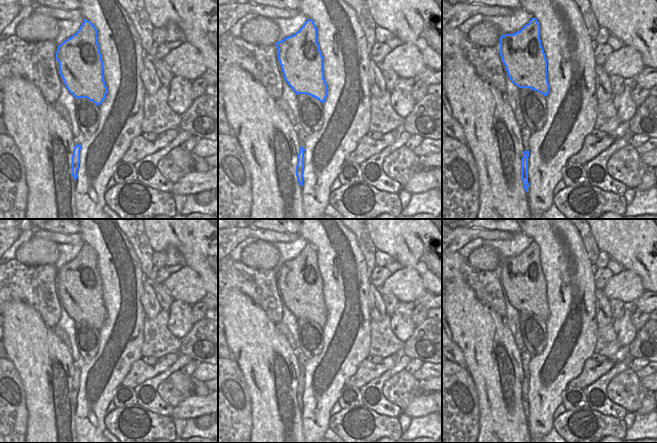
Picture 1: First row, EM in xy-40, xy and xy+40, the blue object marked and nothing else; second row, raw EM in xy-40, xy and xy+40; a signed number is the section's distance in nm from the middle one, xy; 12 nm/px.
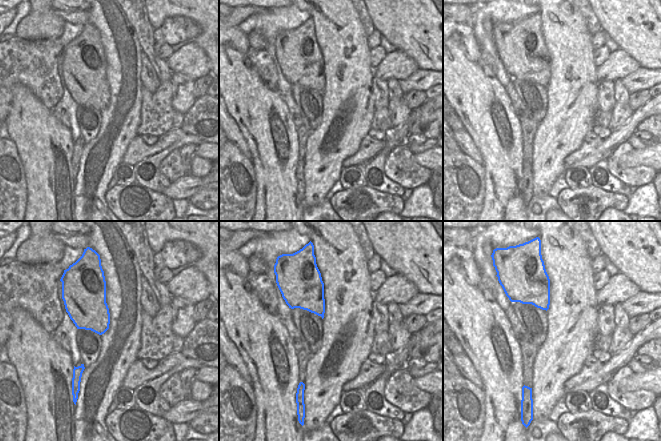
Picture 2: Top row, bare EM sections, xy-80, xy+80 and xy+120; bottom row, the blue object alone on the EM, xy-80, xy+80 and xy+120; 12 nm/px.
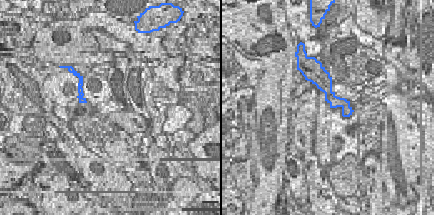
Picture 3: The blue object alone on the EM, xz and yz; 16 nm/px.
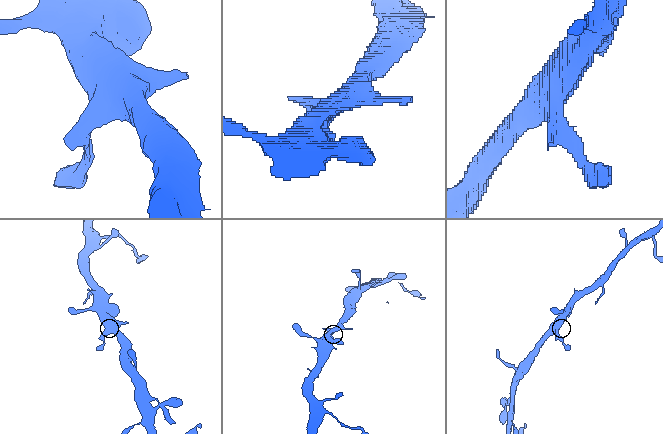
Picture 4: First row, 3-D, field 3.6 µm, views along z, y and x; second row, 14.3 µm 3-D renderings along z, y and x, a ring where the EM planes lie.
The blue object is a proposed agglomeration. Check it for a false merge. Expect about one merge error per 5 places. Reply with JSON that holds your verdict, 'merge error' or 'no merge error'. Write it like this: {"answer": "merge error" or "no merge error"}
{"answer": "no merge error"}

